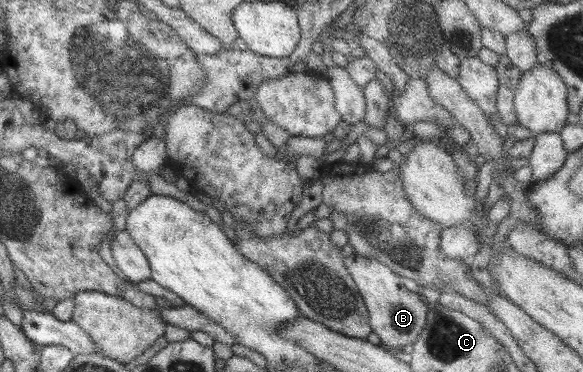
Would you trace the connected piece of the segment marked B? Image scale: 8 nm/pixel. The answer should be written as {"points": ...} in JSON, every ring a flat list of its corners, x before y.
{"points":[[356,252,344,259,344,264,348,272,352,275,356,286,359,288,363,301,369,310,369,322,372,332,376,333,382,342,382,346,388,349,399,350,407,344,416,342,420,333,426,325,427,305,422,301,418,293,410,291,404,283,402,277,396,274,389,266,379,260,360,256]]}

